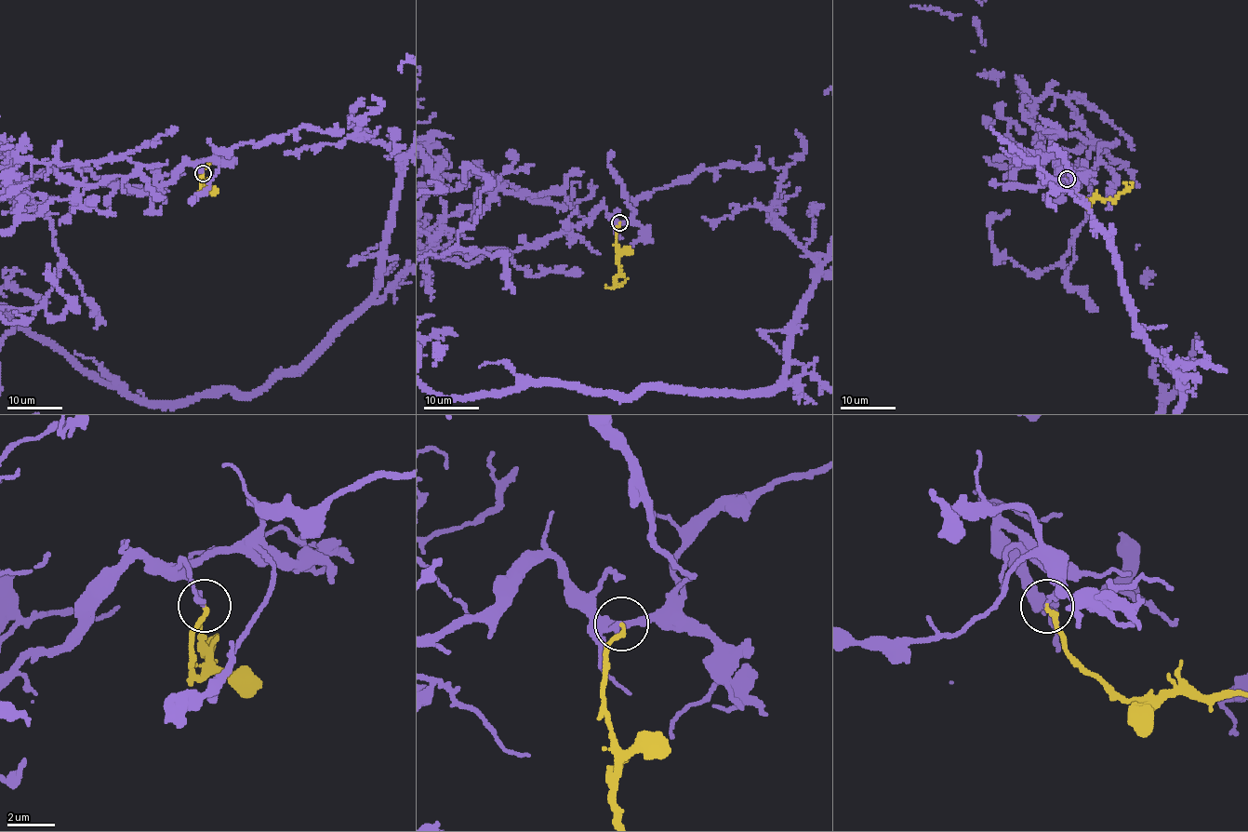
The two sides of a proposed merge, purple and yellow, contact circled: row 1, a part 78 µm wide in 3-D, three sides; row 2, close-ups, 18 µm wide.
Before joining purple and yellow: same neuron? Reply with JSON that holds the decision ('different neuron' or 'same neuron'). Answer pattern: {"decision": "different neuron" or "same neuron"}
{"decision": "different neuron"}

